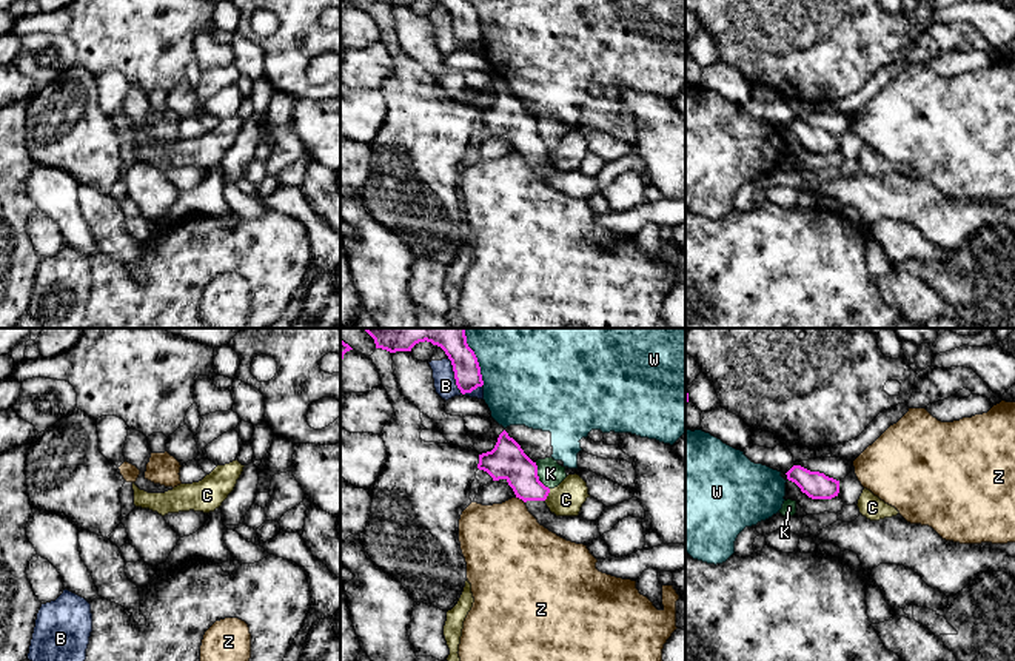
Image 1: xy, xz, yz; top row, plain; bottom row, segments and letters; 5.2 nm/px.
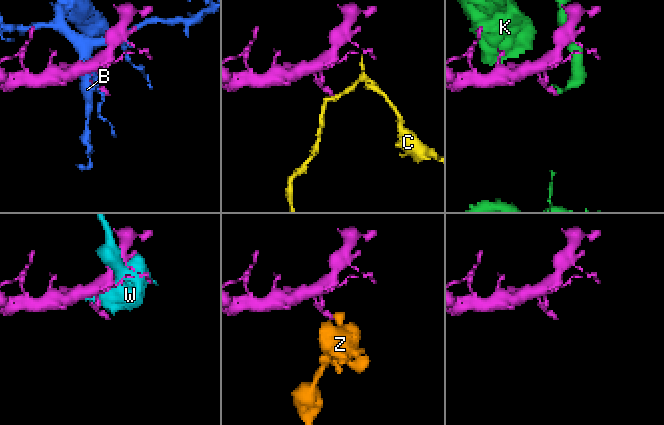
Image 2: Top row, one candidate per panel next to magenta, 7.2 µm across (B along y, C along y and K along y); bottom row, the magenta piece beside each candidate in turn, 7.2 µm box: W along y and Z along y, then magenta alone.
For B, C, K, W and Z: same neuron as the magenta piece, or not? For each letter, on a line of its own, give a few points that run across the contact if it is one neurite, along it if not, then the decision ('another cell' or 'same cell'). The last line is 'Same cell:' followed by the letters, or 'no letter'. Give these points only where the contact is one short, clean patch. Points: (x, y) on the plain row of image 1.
B: another cell
C: line xz (550, 144), (544, 154); another cell
K: another cell
W: another cell
Z: line xz (516, 151), (524, 157); another cell
Same cell: no letter

